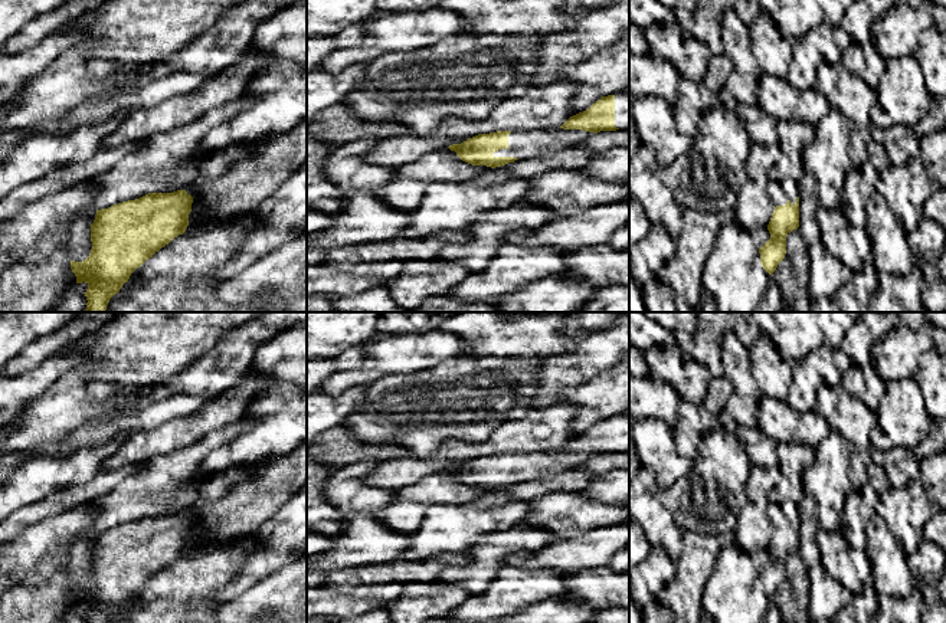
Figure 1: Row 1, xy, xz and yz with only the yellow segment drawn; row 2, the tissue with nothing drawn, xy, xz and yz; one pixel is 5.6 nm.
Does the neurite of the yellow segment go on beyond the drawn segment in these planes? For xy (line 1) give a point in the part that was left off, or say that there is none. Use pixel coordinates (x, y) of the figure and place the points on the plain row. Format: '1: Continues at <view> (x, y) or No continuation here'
1: No continuation here

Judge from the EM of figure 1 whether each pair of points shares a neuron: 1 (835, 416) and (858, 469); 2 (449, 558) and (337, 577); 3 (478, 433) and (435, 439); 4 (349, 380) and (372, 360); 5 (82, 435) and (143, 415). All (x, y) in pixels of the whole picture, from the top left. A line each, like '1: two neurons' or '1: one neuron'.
1: one neuron
2: one neuron
3: one neuron
4: one neuron
5: one neuron

